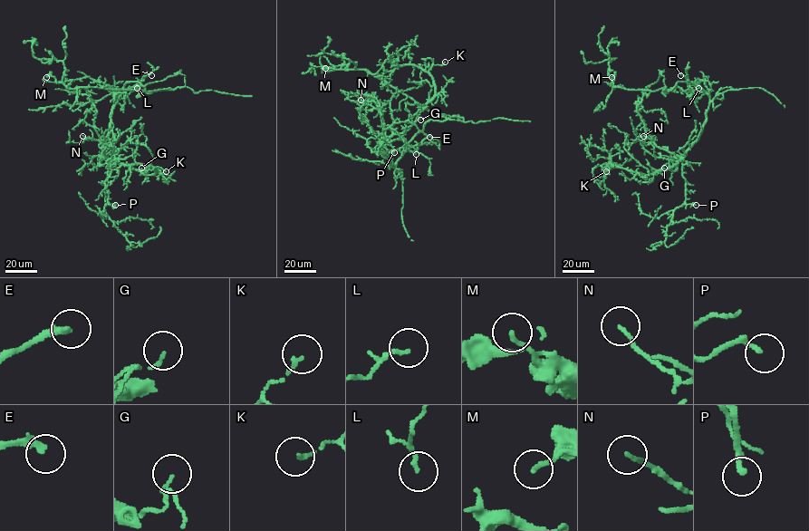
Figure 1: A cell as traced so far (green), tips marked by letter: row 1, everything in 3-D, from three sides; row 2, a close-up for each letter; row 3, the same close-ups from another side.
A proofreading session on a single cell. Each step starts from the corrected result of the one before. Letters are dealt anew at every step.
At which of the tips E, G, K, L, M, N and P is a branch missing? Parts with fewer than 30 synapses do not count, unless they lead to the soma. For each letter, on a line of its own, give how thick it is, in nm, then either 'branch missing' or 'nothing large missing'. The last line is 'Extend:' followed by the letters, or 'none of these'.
E: 280 nm | branch missing
G: 130 nm | nothing large missing
K: 150 nm | nothing large missing
L: 150 nm | nothing large missing
M: 160 nm | nothing large missing
N: 130 nm | nothing large missing
P: 240 nm | nothing large missing
Extend: E

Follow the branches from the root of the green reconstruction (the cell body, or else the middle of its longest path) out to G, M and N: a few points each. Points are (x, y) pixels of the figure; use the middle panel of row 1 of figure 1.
G: (403, 153), (394, 165), (382, 150), (382, 143), (389, 137), (404, 131), (418, 117), (420, 120)
M: (403, 153), (408, 143), (427, 121), (449, 119), (424, 108), (366, 70), (325, 68)
N: (403, 153), (394, 165), (390, 162), (382, 150), (385, 138), (382, 114), (361, 100)

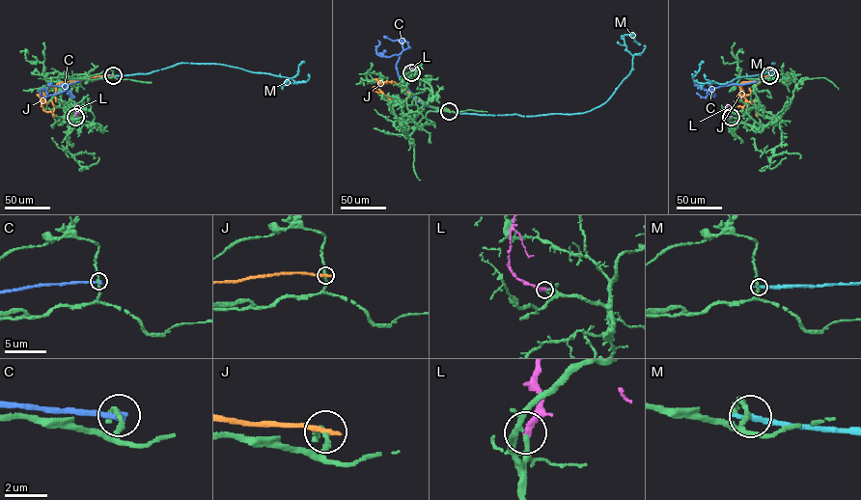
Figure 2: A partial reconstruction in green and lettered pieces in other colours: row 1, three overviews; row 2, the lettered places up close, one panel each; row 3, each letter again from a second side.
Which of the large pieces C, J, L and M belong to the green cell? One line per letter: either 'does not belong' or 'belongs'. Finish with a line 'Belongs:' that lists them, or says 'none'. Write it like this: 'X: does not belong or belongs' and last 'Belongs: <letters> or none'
C: does not belong
J: does not belong
L: belongs
M: does not belong
Belongs: L

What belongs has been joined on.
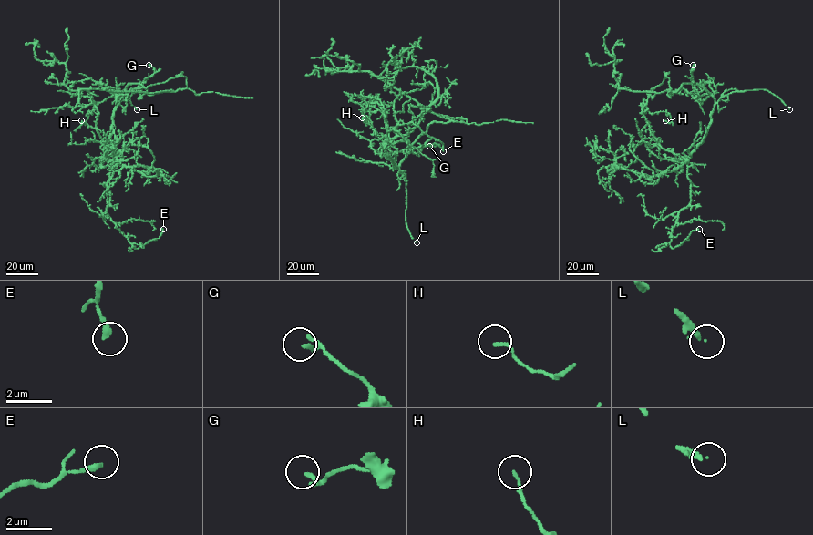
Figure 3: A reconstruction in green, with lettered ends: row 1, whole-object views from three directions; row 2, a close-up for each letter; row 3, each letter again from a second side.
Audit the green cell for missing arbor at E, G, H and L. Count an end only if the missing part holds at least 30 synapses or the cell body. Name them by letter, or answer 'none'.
none

